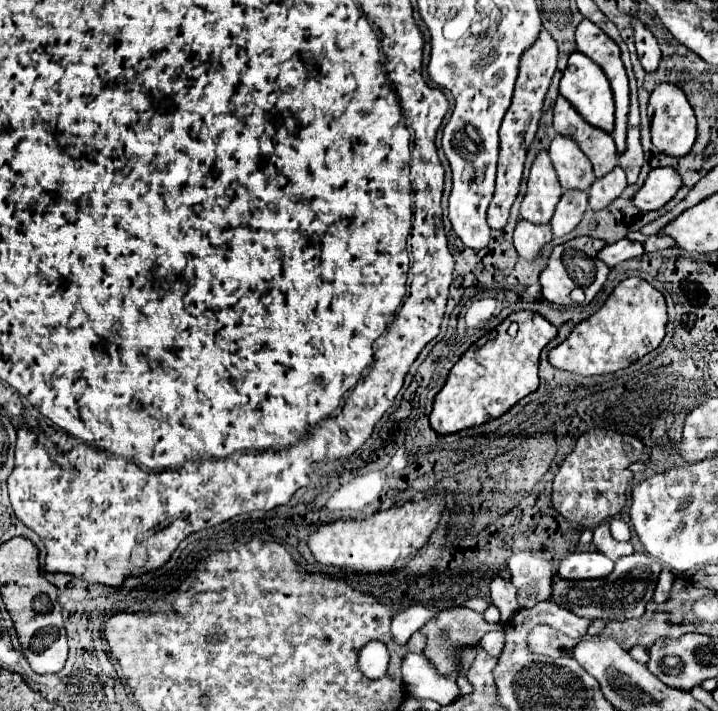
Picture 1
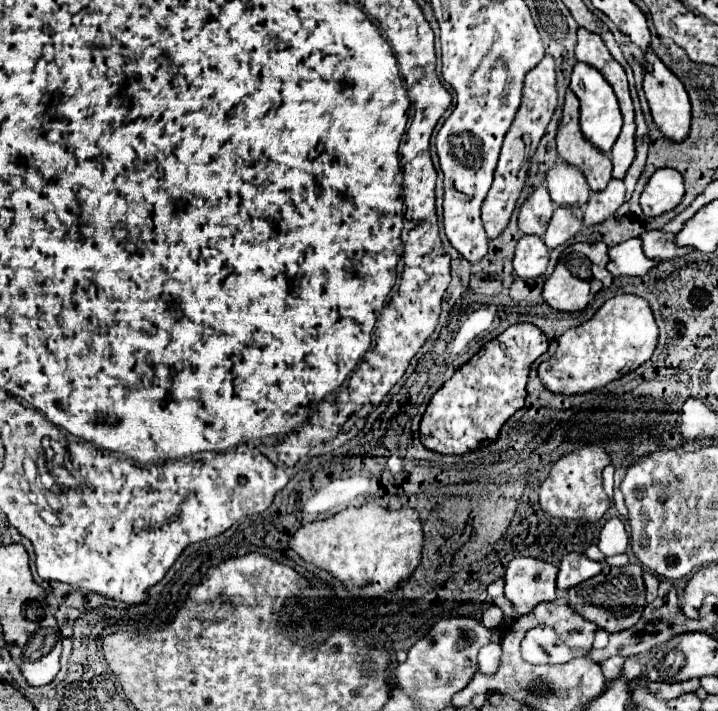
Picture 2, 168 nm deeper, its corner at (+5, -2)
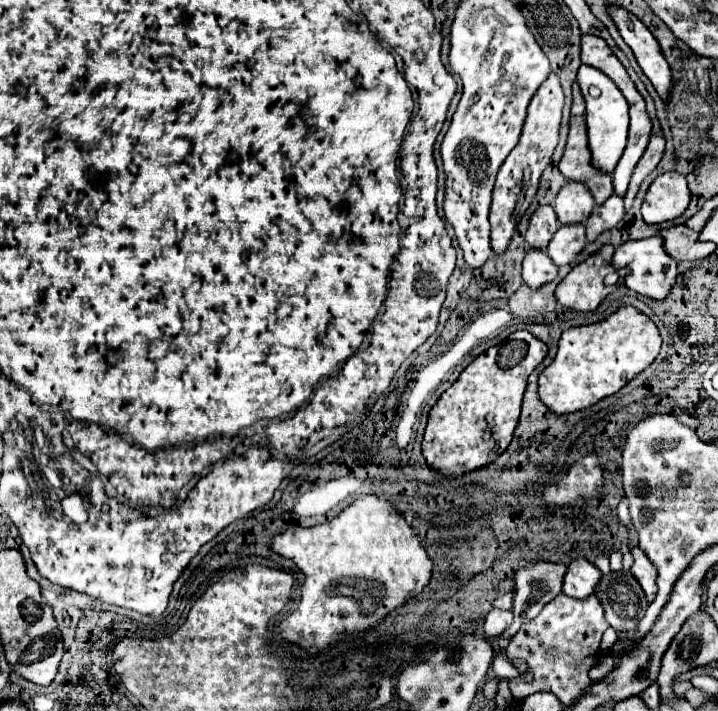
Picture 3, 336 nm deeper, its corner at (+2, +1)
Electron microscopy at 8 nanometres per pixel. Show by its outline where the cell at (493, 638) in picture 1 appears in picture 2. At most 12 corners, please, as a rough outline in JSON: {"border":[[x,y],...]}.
{"border":[[500,644],[480,648],[480,674],[492,676],[500,666]]}

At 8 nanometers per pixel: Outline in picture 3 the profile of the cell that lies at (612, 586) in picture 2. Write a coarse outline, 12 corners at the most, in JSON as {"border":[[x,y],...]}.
{"border":[[611,571],[595,587],[615,631],[637,629],[647,609],[639,581]]}

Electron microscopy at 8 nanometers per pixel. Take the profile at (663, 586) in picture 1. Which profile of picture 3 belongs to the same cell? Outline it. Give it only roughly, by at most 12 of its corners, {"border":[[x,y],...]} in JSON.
{"border":[[635,545],[631,575],[643,587],[651,603],[657,593],[655,567]]}

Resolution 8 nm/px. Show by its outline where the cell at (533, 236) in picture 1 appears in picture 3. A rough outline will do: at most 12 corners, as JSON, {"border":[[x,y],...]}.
{"border":[[529,249],[523,281],[537,289],[553,281],[557,265],[545,249]]}

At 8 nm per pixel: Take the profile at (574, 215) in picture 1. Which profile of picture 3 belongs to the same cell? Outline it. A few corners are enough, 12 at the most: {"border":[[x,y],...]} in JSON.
{"border":[[561,225],[547,245],[555,265],[585,247],[583,225]]}

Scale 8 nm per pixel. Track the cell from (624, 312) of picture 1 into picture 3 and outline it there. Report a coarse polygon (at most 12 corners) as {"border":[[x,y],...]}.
{"border":[[633,305],[563,331],[539,375],[555,413],[617,393],[661,335]]}

